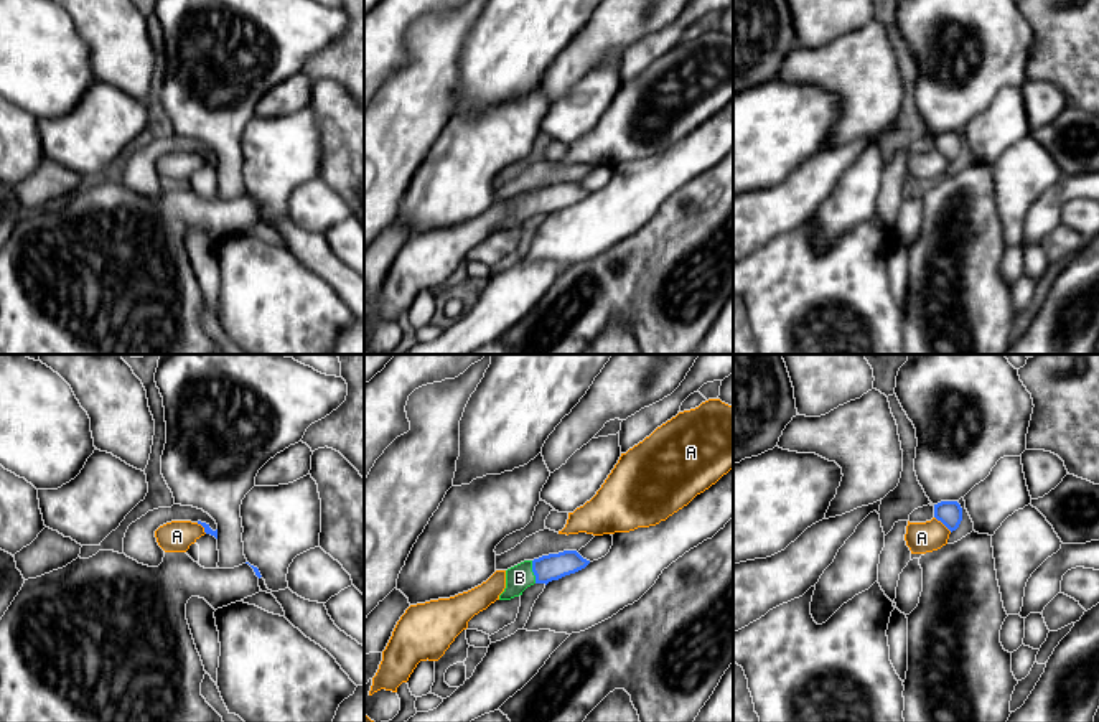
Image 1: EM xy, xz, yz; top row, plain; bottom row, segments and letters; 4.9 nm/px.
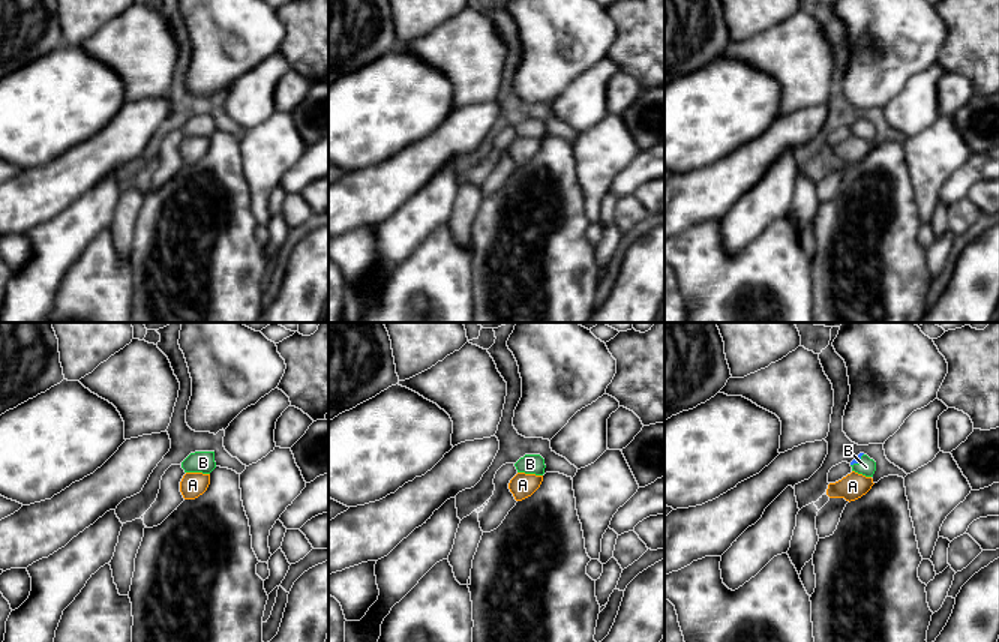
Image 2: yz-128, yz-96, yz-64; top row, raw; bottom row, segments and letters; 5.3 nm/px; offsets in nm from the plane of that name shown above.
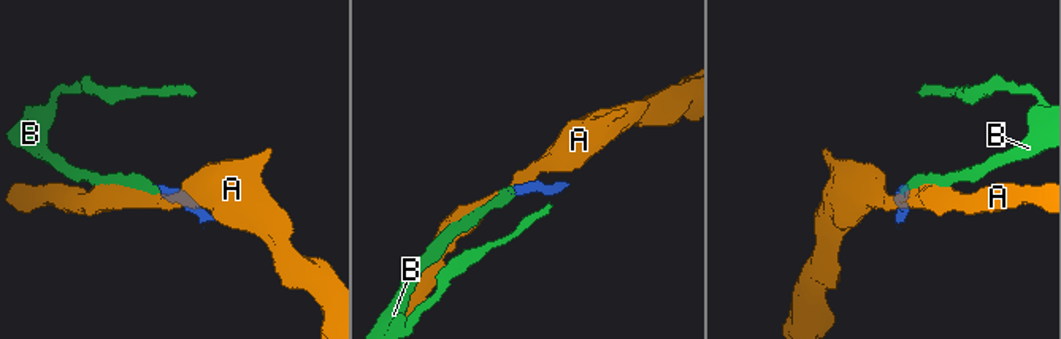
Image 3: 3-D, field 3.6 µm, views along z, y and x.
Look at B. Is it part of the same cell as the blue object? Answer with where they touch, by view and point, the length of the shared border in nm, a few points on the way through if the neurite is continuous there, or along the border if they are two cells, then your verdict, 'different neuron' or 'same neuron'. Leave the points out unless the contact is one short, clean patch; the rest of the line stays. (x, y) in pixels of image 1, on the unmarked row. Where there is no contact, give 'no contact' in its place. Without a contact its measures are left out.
contact xz (533, 201); length 110 nm; way xz (549, 198), (533, 201), (519, 208); same neuron

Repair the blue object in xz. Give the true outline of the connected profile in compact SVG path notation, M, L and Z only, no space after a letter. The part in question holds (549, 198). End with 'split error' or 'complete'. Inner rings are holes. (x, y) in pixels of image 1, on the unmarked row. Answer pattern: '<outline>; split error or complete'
M564 181L559 185L542 186L534 191L524 191L506 201L506 219L499 231L511 231L534 214L549 214L565 206L585 199L590 191L583 190L577 181Z; split error

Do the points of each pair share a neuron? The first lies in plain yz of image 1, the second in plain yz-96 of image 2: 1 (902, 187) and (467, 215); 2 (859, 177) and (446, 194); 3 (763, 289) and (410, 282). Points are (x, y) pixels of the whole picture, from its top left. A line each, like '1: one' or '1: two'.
1: one
2: one
3: one

